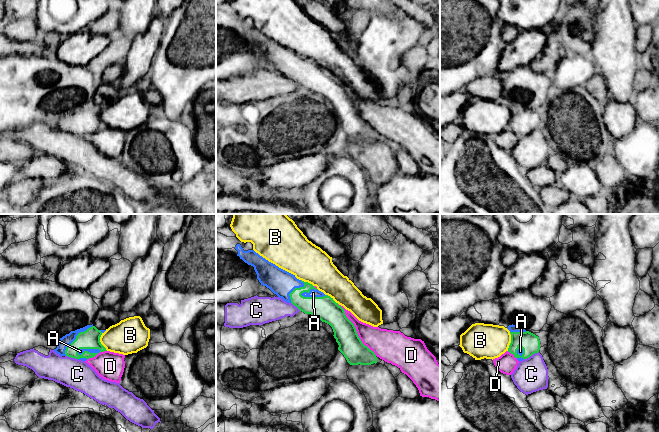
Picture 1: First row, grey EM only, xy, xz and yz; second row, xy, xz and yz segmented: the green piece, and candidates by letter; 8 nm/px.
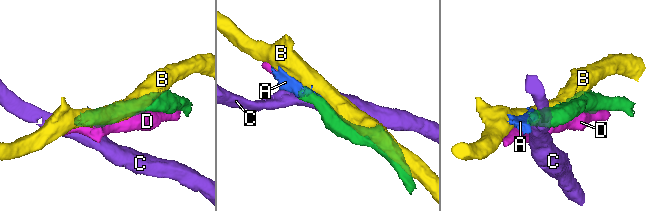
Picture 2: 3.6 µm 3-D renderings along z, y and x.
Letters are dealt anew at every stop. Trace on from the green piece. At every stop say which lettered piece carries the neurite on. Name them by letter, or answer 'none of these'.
A

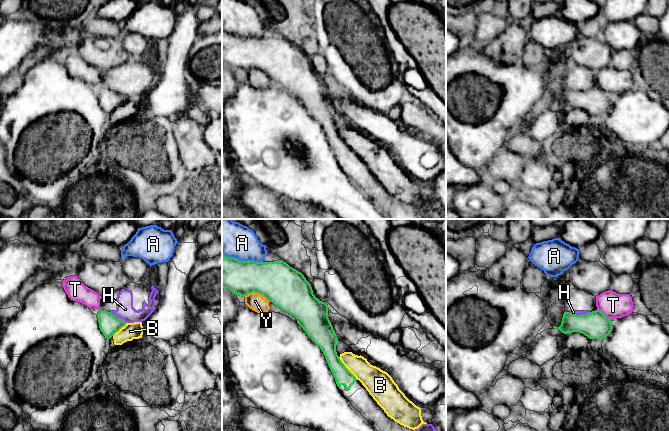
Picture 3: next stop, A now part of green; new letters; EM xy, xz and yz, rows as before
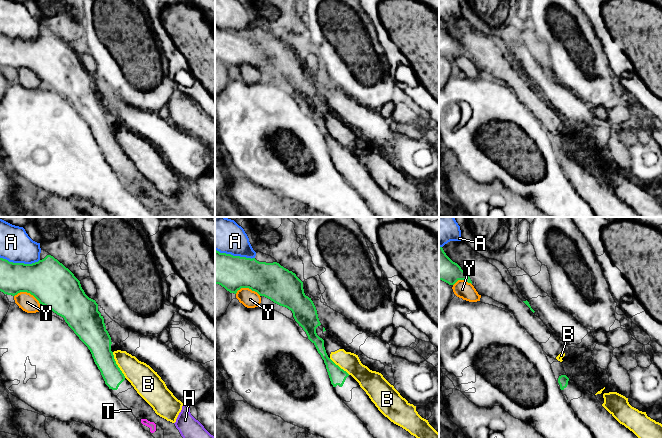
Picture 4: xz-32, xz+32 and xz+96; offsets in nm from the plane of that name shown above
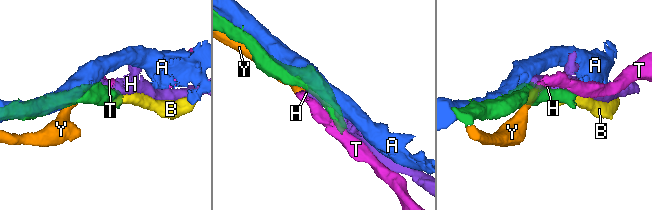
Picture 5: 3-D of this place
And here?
none of these

